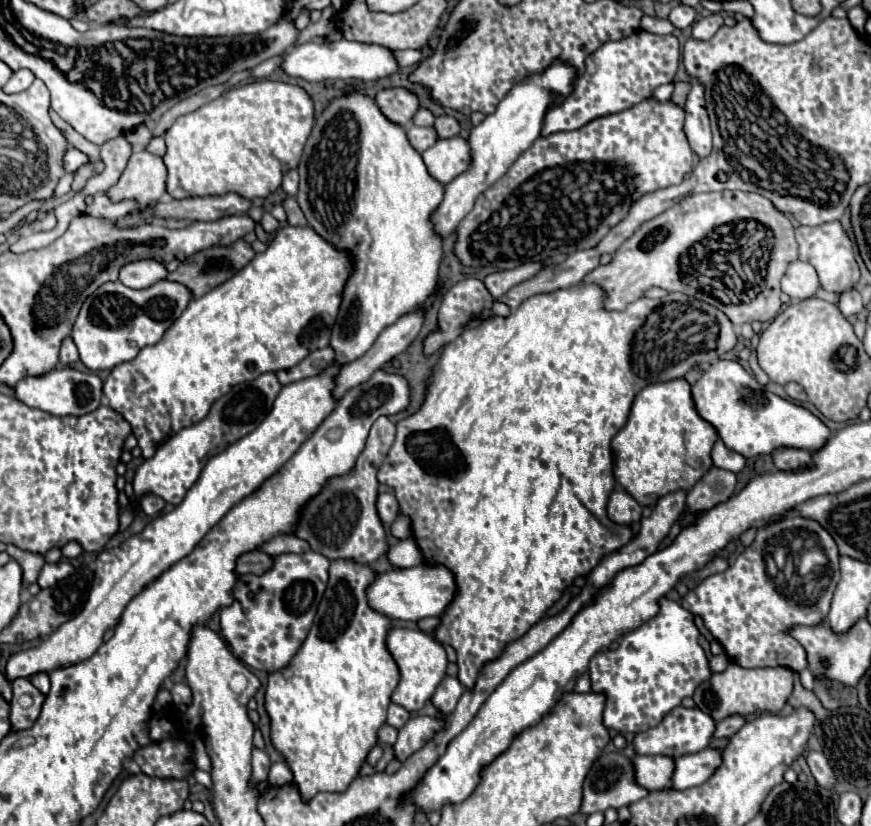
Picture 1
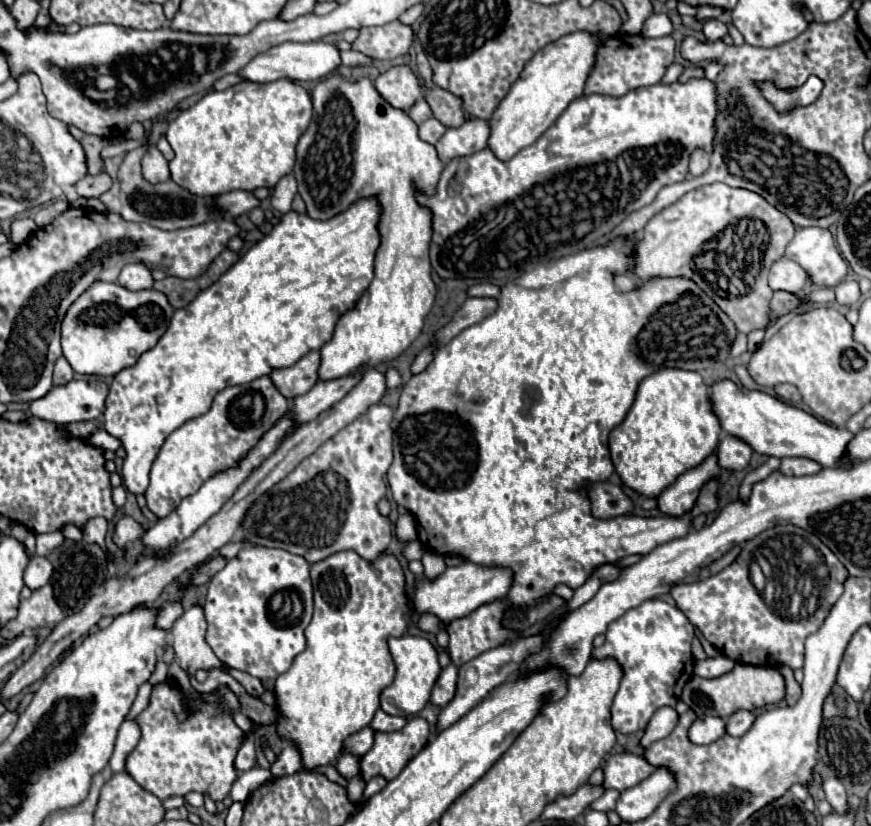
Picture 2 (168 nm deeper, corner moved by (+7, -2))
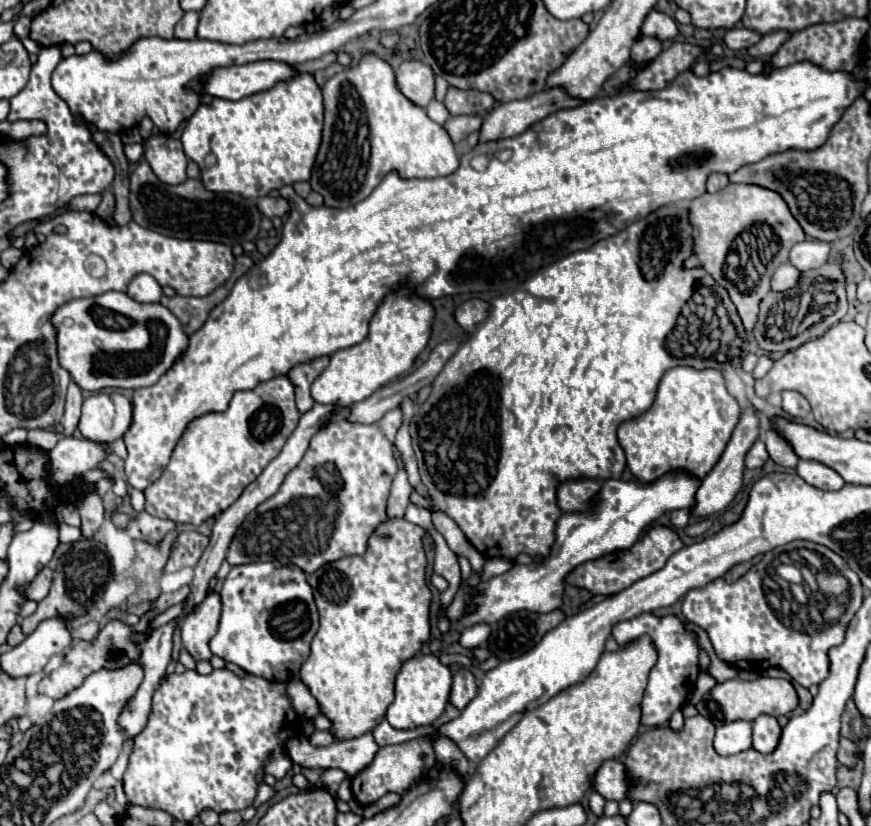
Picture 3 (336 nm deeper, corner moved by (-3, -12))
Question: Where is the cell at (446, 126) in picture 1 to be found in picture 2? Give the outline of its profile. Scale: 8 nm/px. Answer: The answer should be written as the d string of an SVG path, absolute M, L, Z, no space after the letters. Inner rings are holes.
M433 86L425 98L427 98L427 104L429 104L433 116L445 128L457 128L465 122L465 114L461 110L459 98L455 98L453 94L447 94L447 90L439 90L437 86Z

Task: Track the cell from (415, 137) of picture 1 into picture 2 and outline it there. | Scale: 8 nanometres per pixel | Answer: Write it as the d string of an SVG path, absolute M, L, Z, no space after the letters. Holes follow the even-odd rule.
M429 118L427 122L423 122L419 126L419 138L429 144L435 144L443 136L443 132L445 132L445 126L441 122L437 122L435 118Z

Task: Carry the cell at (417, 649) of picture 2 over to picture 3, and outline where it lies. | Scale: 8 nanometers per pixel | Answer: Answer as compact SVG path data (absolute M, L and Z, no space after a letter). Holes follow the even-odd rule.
M421 654L407 660L397 674L395 700L389 704L385 718L397 730L413 730L417 726L433 724L445 710L451 692L451 672L433 654Z

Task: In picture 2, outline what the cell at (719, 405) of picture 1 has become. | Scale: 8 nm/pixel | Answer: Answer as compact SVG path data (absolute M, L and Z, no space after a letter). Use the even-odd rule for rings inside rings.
M715 380L711 384L711 404L713 412L721 422L721 428L747 442L757 454L765 456L775 456L775 458L785 458L785 456L799 456L799 458L809 458L819 462L821 466L835 468L839 462L839 454L843 454L843 446L851 440L849 430L841 430L835 426L829 426L827 422L819 422L815 416L789 406L765 392L759 390L743 390L739 388L733 380Z

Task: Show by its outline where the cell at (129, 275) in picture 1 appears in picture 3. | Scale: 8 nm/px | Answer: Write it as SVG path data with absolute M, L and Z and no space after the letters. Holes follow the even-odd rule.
M137 274L127 288L127 294L137 300L137 302L159 302L159 298L163 296L161 286L157 284L157 280L149 274Z

